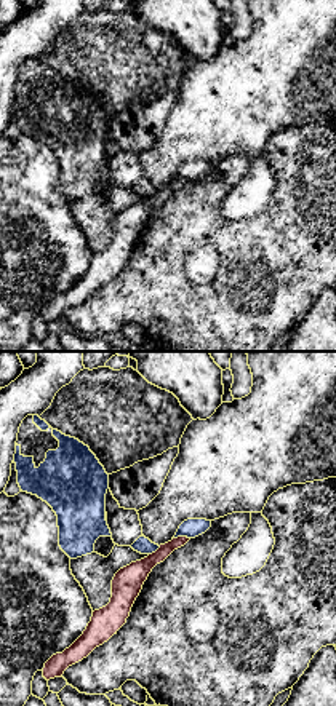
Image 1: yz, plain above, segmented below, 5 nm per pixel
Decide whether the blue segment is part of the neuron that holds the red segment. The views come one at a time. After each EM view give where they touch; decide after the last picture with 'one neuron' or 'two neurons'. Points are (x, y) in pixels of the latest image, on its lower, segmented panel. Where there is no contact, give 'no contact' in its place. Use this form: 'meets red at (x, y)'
meets red at (181, 537)

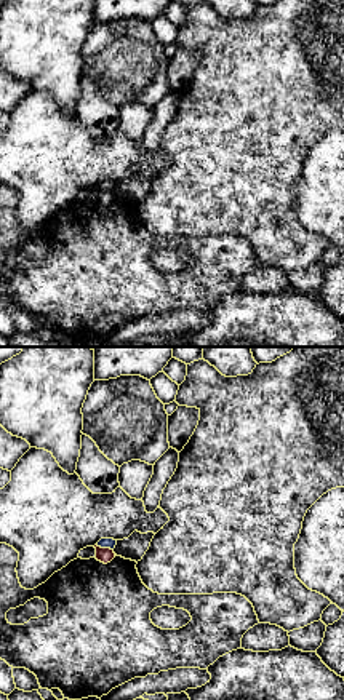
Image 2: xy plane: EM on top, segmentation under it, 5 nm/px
meets red at (104, 548)

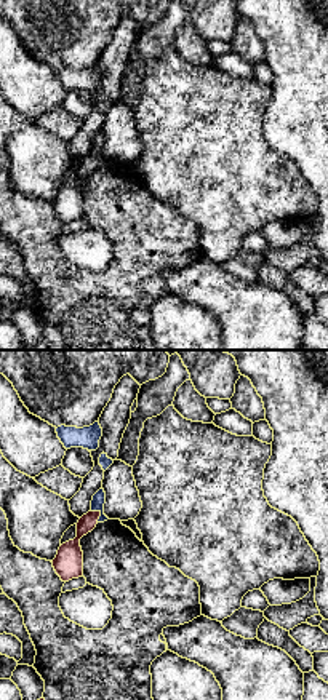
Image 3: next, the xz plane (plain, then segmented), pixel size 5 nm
meets red at (100, 513)

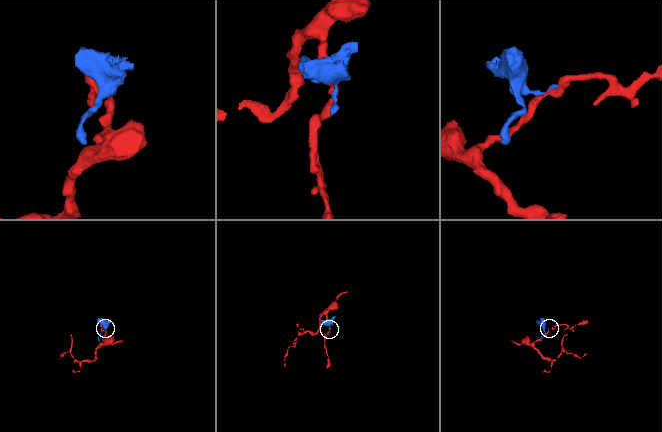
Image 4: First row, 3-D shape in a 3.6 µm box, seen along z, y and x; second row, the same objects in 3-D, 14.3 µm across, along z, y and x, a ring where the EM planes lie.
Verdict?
two neurons

